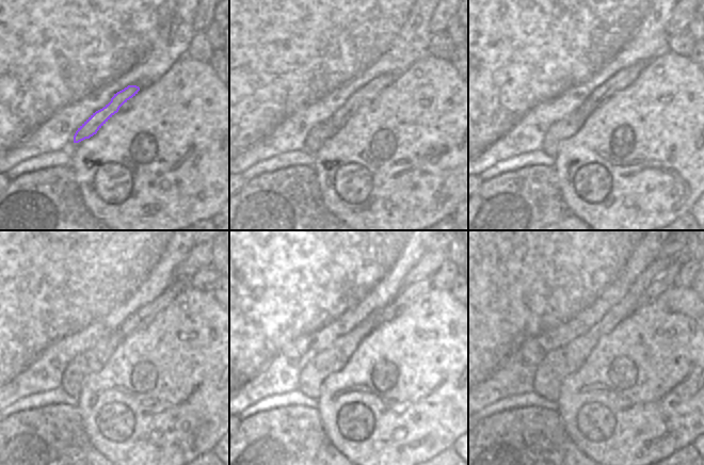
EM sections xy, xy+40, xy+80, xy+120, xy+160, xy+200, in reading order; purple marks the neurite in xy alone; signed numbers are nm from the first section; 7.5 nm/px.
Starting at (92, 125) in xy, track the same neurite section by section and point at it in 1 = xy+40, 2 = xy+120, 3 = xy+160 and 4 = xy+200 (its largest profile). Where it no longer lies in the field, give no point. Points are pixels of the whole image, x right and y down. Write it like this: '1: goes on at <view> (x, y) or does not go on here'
1: goes on at xy+40 (365, 94)
2: goes on at xy+120 (144, 316)
3: goes on at xy+160 (409, 293)
4: goes on at xy+200 (666, 281)

